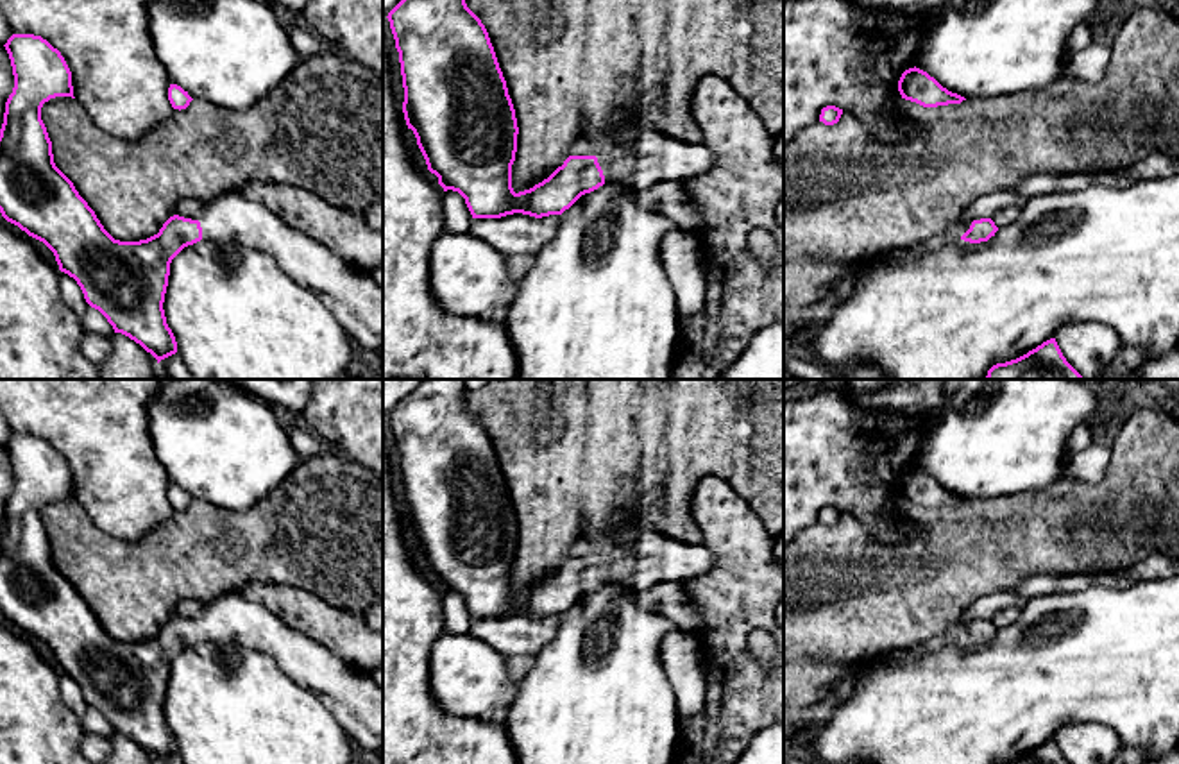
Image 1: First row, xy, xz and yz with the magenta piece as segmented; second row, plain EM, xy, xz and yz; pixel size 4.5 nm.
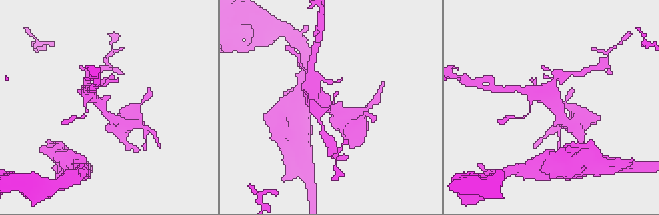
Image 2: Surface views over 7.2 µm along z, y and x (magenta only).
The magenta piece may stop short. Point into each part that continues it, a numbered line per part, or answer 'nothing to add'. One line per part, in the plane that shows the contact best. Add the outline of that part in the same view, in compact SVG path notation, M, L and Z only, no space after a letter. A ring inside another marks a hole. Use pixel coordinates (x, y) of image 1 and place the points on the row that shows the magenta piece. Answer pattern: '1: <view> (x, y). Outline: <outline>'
1: xz (650, 158). Outline: M640 131L630 143L603 149L596 157L605 183L637 191L703 175L716 163L714 152L701 141L683 143L657 131Z

